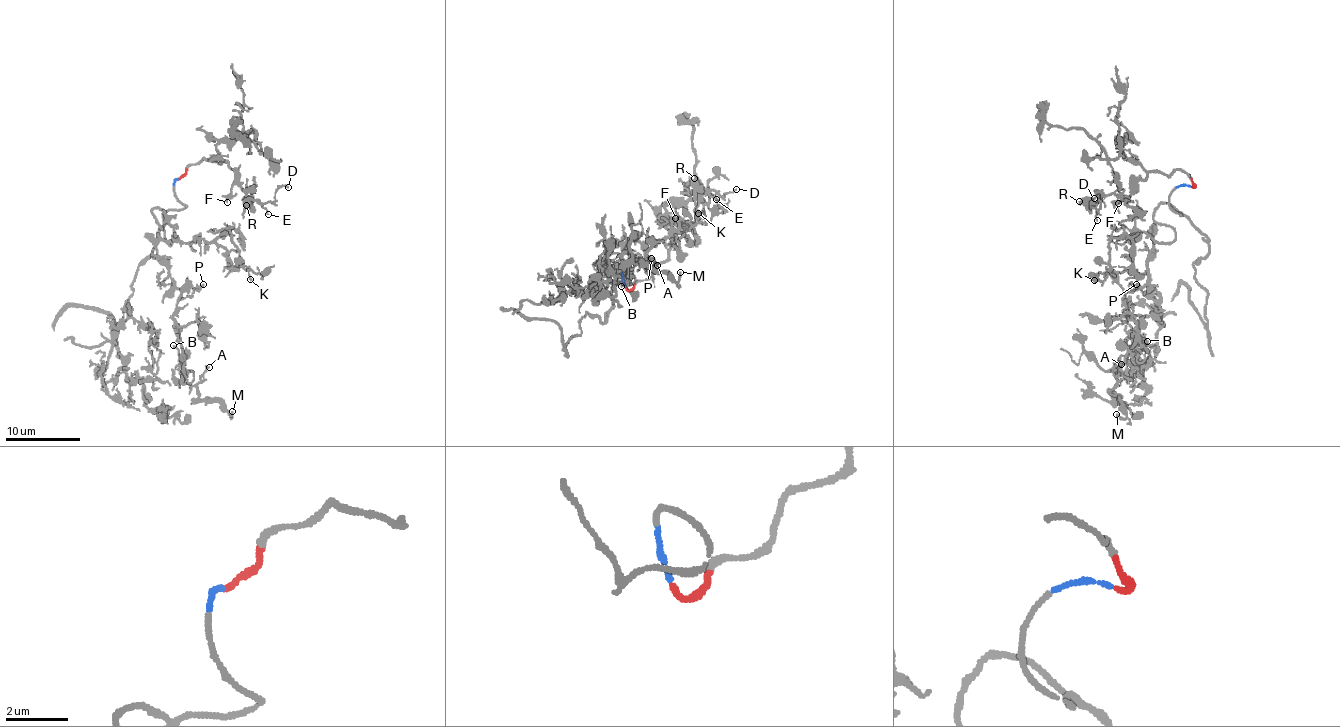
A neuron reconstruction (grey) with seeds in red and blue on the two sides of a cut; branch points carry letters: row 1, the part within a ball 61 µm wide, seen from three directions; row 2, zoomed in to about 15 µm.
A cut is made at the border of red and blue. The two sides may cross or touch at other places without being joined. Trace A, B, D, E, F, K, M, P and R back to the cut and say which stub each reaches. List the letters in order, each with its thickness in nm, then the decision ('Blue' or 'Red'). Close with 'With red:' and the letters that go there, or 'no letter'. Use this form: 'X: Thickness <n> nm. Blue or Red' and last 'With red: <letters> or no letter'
A: Thickness 140 nm. Blue
B: Thickness 110 nm. Blue
D: Thickness 110 nm. Red
E: Thickness 100 nm. Red
F: Thickness 130 nm. Red
K: Thickness 110 nm. Blue
M: Thickness 190 nm. Blue
P: Thickness 120 nm. Blue
R: Thickness 550 nm. Red
With red: D, E, F, R

